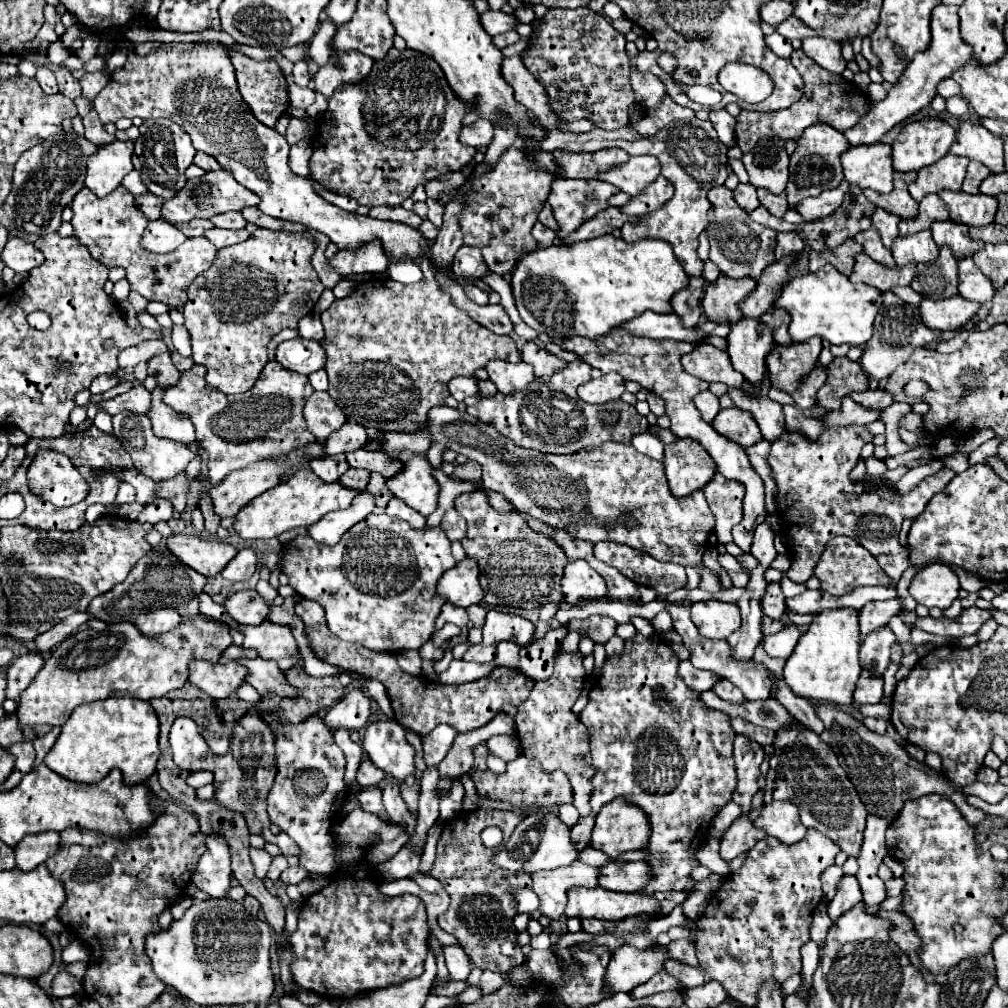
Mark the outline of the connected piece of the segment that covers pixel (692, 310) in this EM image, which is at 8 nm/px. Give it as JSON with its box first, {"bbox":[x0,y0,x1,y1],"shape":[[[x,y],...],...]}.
{"bbox":[670,277,704,327],"shape":[[[692,277],[688,287],[678,291],[670,305],[674,309],[674,313],[678,315],[680,323],[684,327],[696,327],[698,319],[700,319],[700,299],[704,293],[704,279],[702,277]]]}

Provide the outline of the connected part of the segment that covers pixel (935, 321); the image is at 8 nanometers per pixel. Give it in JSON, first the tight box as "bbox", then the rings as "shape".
{"bbox":[920,295,980,331],"shape":[[[960,295],[952,299],[944,299],[944,301],[924,299],[920,303],[920,317],[924,325],[928,325],[928,329],[954,331],[966,325],[976,315],[978,309],[980,309],[980,303],[968,301]]]}

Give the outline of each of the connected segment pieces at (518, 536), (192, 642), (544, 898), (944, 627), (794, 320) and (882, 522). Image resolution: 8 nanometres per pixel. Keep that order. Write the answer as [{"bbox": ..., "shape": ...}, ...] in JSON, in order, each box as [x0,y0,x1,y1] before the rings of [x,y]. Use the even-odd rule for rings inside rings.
[{"bbox":[456,489,568,609],"shape":[[[482,489],[456,497],[456,511],[468,523],[468,537],[462,541],[462,545],[466,555],[480,567],[480,587],[486,593],[486,605],[540,609],[546,603],[564,601],[560,579],[568,557],[552,537],[530,529],[520,513],[496,511],[488,503],[488,495]]]},{"bbox":[16,615,230,727],"shape":[[[202,615],[192,621],[182,619],[182,623],[174,631],[164,633],[160,641],[138,633],[132,623],[118,623],[118,627],[110,627],[104,633],[94,629],[78,631],[52,649],[54,653],[46,659],[30,687],[22,691],[16,709],[18,725],[34,727],[48,723],[60,727],[78,705],[106,699],[114,693],[130,693],[140,701],[162,697],[186,683],[190,661],[200,657],[200,661],[218,663],[230,643],[228,627],[204,619]],[[194,631],[200,631],[200,635]]]},{"bbox":[532,861,598,921],"shape":[[[574,861],[568,867],[558,867],[550,871],[532,873],[532,891],[540,899],[540,913],[552,921],[558,921],[566,909],[566,891],[570,887],[598,887],[598,869]]]},{"bbox":[914,607,994,637],"shape":[[[968,607],[956,619],[918,617],[914,627],[924,629],[924,631],[938,635],[938,637],[964,637],[964,635],[970,635],[970,633],[976,633],[992,617],[994,617],[994,613],[988,611],[988,609]]]},{"bbox":[774,265,882,345],"shape":[[[824,265],[820,273],[804,273],[790,279],[774,305],[790,315],[788,333],[792,341],[804,343],[810,337],[822,337],[832,345],[866,345],[872,337],[872,321],[882,305],[882,293],[864,283],[852,283],[832,265]]]},{"bbox":[770,427,954,614],"shape":[[[836,427],[824,431],[816,441],[808,441],[798,433],[784,431],[780,439],[772,441],[770,451],[770,467],[772,477],[778,485],[778,509],[780,509],[780,523],[782,533],[788,543],[790,555],[796,559],[792,561],[790,569],[786,571],[788,579],[794,583],[806,583],[814,575],[814,567],[824,551],[826,543],[836,535],[850,535],[860,545],[864,545],[880,563],[880,567],[892,577],[892,587],[864,587],[856,589],[856,593],[848,593],[840,597],[832,596],[821,589],[807,589],[803,593],[792,597],[795,605],[801,605],[803,600],[809,601],[809,613],[819,614],[827,609],[852,607],[860,609],[868,601],[886,601],[894,599],[896,591],[894,585],[898,583],[900,575],[910,567],[908,549],[898,543],[898,533],[902,521],[906,517],[915,519],[924,511],[928,501],[934,493],[942,491],[944,485],[954,477],[950,469],[940,469],[936,475],[923,479],[914,491],[906,495],[898,495],[894,501],[884,501],[876,495],[872,485],[864,481],[850,481],[850,469],[860,459],[862,445],[872,441],[872,433],[864,427]]]}]

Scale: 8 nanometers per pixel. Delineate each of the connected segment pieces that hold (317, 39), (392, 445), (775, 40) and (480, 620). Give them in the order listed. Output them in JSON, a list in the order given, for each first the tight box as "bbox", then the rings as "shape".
[{"bbox":[308,16,336,67],"shape":[[[324,16],[318,31],[314,34],[309,44],[308,56],[313,59],[319,67],[324,66],[332,54],[329,42],[336,32],[336,26],[329,17]]]},{"bbox":[374,429,440,517],"shape":[[[420,429],[420,431],[416,431],[416,433],[384,433],[384,431],[382,431],[382,433],[378,433],[378,435],[374,437],[374,441],[378,443],[380,451],[384,451],[388,457],[396,459],[396,461],[402,465],[402,469],[400,469],[398,475],[386,479],[386,487],[388,487],[398,499],[402,499],[404,503],[408,503],[412,509],[416,509],[416,511],[420,511],[424,517],[428,517],[428,515],[436,509],[436,505],[438,505],[438,491],[440,491],[440,485],[438,485],[438,481],[436,481],[434,475],[432,475],[434,467],[430,465],[430,461],[428,461],[428,457],[426,457],[426,451],[428,451],[430,445],[432,445],[430,433],[428,433],[426,429]]]},{"bbox":[766,33,792,59],"shape":[[[772,33],[772,35],[768,35],[768,37],[766,37],[766,45],[768,45],[778,57],[782,57],[782,59],[788,59],[790,53],[792,53],[792,45],[790,45],[790,41],[788,41],[786,37],[782,37],[780,33]]]},{"bbox":[466,605,488,627],"shape":[[[472,605],[466,611],[468,611],[468,617],[470,617],[470,621],[472,621],[474,627],[482,627],[484,625],[484,619],[486,619],[488,611],[482,605]]]}]

